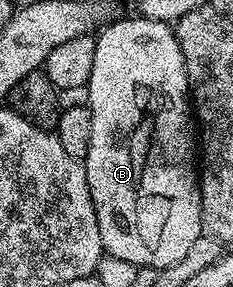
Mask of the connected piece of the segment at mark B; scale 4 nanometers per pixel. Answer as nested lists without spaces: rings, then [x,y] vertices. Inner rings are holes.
[[[134,17],[123,18],[120,22],[108,21],[98,31],[95,38],[93,76],[86,85],[89,109],[93,116],[93,136],[89,140],[89,152],[85,159],[85,165],[89,192],[93,196],[93,208],[97,212],[97,228],[101,228],[104,251],[118,260],[127,260],[137,267],[148,265],[160,271],[177,264],[185,256],[189,256],[189,248],[193,248],[193,244],[197,244],[200,234],[203,233],[201,192],[199,191],[197,169],[197,130],[193,125],[193,103],[187,88],[185,60],[181,56],[181,48],[175,39],[174,29],[168,23],[157,21],[156,18]]]

